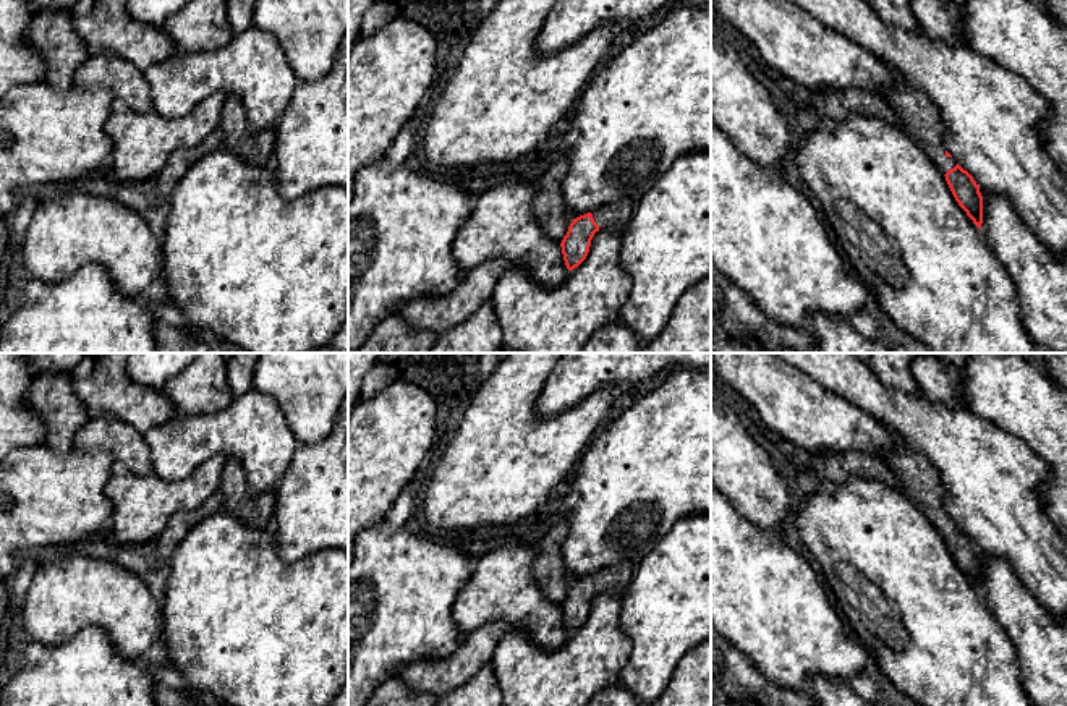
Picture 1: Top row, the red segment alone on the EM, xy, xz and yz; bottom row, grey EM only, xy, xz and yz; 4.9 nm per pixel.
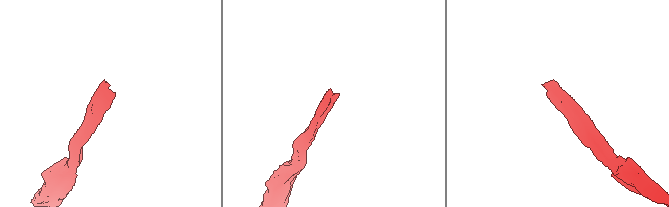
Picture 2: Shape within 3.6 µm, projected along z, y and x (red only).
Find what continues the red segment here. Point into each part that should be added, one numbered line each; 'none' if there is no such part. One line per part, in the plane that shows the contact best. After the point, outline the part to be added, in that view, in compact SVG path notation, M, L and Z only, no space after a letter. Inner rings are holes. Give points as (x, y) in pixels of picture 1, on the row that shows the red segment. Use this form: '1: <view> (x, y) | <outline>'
1: xz (616, 216) | M620 199L601 206L591 214L594 222L599 225L599 230L612 230L622 233L633 217L635 206L636 204L633 204L631 201Z

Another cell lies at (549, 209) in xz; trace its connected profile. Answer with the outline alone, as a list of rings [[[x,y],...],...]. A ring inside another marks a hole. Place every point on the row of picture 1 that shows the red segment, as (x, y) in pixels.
[[[568,155],[554,164],[538,181],[533,199],[533,215],[542,225],[546,236],[562,243],[573,215],[563,202],[562,183],[570,168]]]

